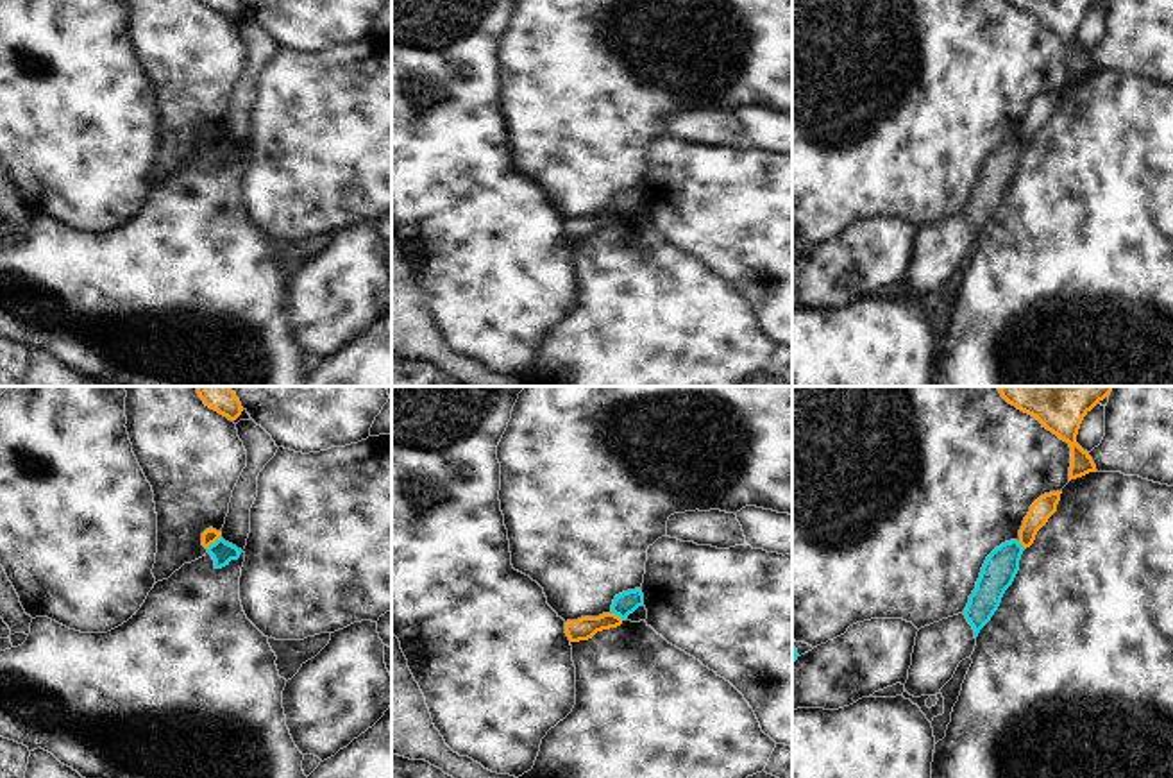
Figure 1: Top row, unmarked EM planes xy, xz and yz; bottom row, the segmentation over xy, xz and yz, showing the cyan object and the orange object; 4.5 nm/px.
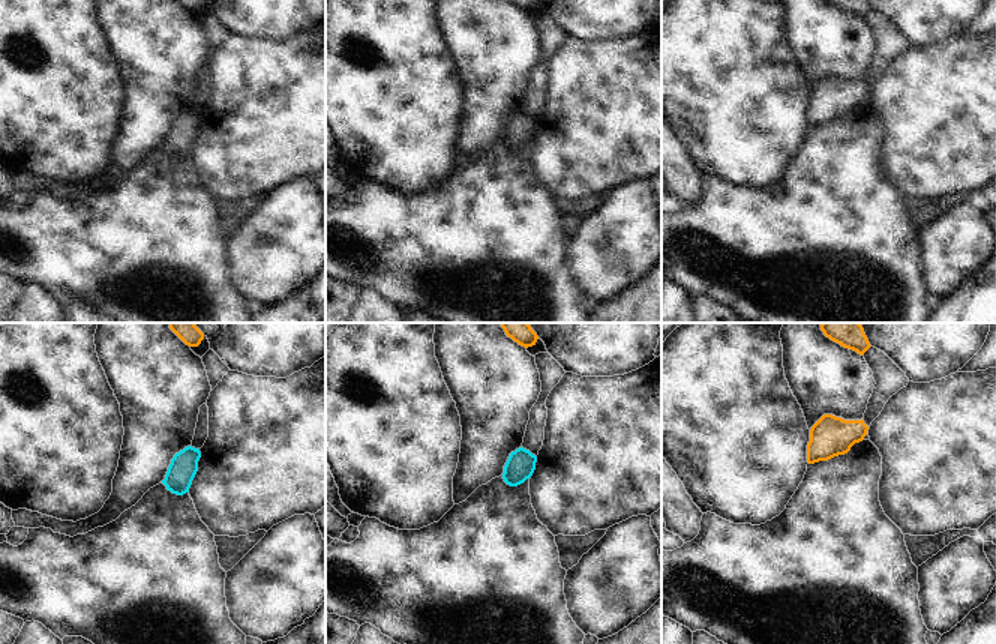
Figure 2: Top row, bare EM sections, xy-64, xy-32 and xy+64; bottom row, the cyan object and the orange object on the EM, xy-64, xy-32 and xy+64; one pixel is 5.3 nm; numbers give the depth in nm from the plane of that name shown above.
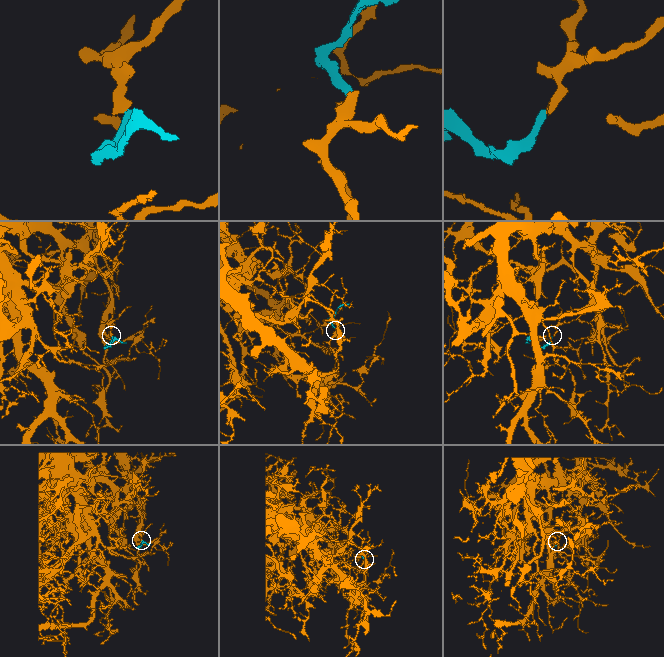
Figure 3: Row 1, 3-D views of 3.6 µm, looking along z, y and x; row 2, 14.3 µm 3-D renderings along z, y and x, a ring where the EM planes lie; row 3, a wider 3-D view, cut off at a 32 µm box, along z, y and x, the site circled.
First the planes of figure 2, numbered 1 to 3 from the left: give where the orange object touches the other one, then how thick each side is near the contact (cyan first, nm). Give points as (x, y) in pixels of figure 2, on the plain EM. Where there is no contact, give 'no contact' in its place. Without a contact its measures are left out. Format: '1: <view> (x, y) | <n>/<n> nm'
1: no contact
2: no contact
3: no contact

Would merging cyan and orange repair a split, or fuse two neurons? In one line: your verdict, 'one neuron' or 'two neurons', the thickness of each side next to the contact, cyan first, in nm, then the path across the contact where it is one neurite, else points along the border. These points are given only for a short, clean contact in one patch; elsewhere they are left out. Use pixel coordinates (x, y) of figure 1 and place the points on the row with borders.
two neurons; calibres 100 and 70 nm; border xy (220, 535), (206, 548)

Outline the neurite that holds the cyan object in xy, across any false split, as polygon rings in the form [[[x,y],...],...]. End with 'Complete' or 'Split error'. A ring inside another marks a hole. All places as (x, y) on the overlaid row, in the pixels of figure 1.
[[[222,537],[207,547],[207,553],[215,560],[215,569],[222,569],[229,565],[231,560],[238,560],[241,554],[241,549],[236,545],[225,542]]]. Complete.

